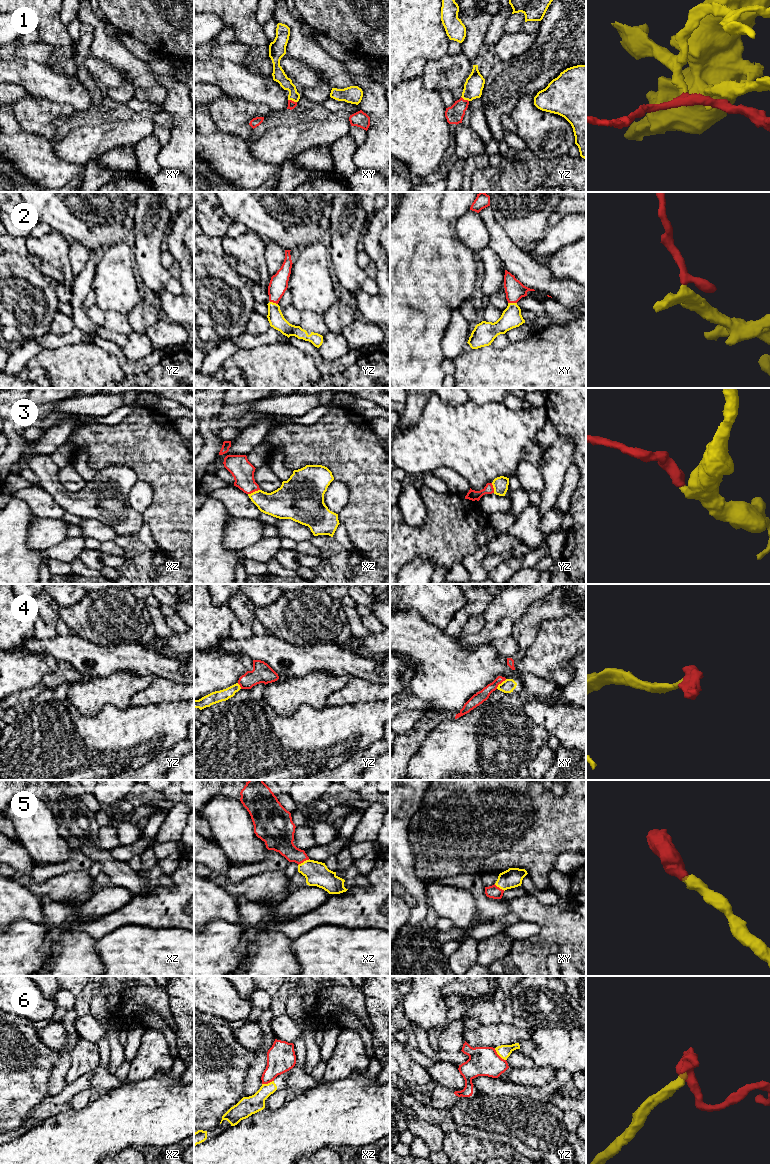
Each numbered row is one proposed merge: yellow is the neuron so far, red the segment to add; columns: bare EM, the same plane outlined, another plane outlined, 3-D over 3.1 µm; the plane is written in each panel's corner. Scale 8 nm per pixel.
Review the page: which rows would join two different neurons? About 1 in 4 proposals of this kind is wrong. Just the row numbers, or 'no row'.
4, 6

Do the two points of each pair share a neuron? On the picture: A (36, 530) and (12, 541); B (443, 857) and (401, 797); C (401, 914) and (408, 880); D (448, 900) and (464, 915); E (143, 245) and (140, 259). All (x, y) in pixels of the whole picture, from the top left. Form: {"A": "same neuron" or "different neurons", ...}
{"A": "different neurons", "B": "different neurons", "C": "different neurons", "D": "same neuron", "E": "same neuron"}

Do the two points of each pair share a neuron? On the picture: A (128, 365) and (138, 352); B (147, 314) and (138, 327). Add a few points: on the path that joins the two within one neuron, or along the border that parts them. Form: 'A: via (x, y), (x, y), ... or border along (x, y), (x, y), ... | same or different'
A: border along (123, 353), (130, 359), (142, 360) | different
B: via (144, 317), (139, 324) | same

